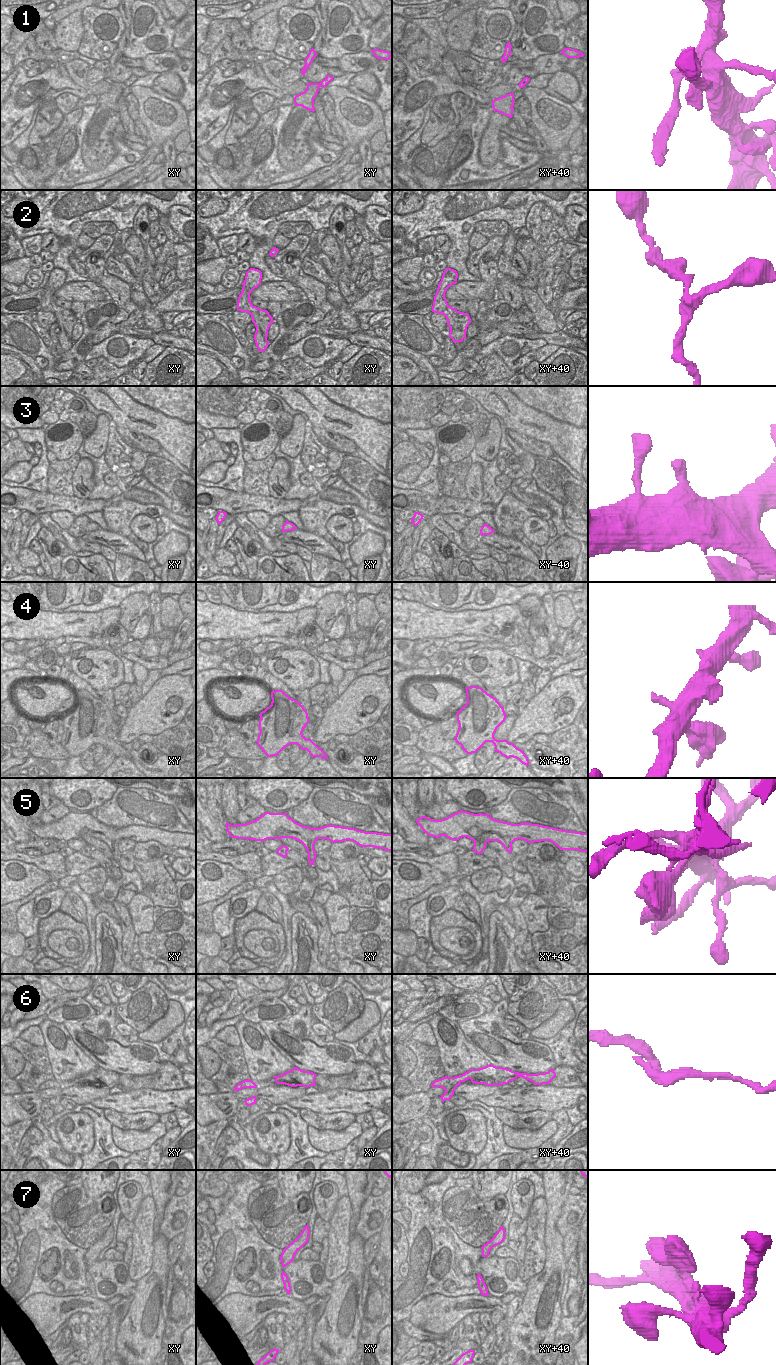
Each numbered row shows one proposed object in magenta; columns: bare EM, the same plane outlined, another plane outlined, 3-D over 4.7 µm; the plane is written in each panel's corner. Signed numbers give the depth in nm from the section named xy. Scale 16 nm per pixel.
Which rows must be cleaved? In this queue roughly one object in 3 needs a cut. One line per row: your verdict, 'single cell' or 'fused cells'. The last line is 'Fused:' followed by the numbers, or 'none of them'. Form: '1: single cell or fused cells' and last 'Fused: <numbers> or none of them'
1: single cell
2: single cell
3: single cell
4: single cell
5: single cell
6: single cell
7: single cell
Fused: none of them

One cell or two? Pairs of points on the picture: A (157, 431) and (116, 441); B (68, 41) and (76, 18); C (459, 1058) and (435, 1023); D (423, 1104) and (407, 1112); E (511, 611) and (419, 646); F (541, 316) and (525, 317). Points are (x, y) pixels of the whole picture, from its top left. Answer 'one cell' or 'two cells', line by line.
A: two cells
B: one cell
C: one cell
D: one cell
E: two cells
F: two cells

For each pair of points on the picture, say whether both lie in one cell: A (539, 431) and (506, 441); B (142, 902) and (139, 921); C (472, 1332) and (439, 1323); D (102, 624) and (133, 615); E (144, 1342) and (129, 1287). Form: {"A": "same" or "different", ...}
{"A": "different", "B": "same", "C": "different", "D": "different", "E": "different"}

